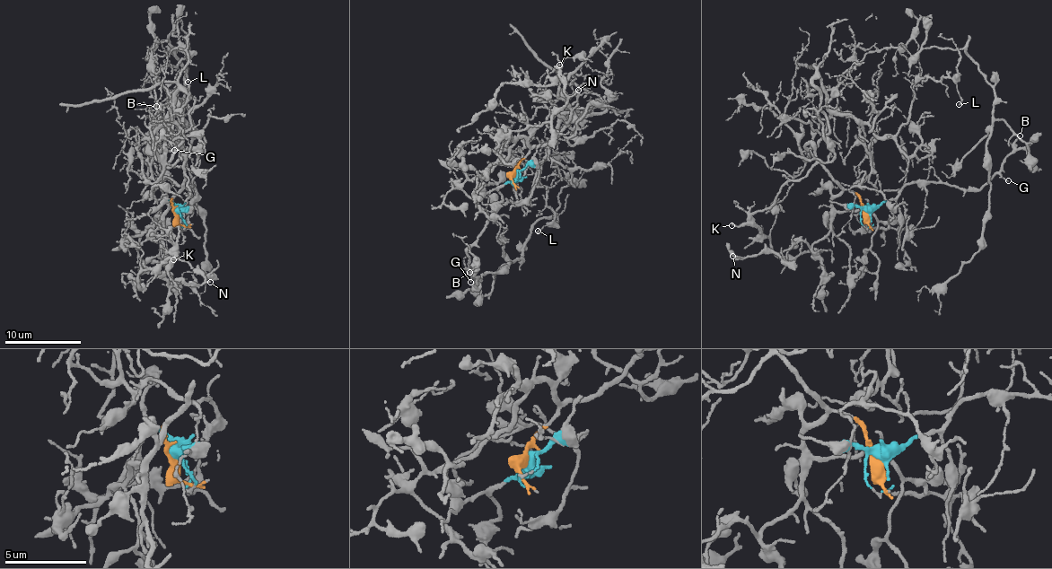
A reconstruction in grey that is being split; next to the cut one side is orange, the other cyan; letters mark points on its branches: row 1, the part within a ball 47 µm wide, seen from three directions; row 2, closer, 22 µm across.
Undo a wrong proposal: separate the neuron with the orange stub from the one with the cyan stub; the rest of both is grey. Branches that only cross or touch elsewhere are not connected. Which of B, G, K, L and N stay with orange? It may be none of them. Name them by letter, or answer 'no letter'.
K, L, N

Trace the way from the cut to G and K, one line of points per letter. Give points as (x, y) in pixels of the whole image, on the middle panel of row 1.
G: (513, 173), (496, 189), (501, 199), (499, 209), (467, 253), (470, 260), (470, 282)
K: (513, 173), (533, 147), (565, 127), (571, 109), (558, 94), (555, 75), (560, 65)

